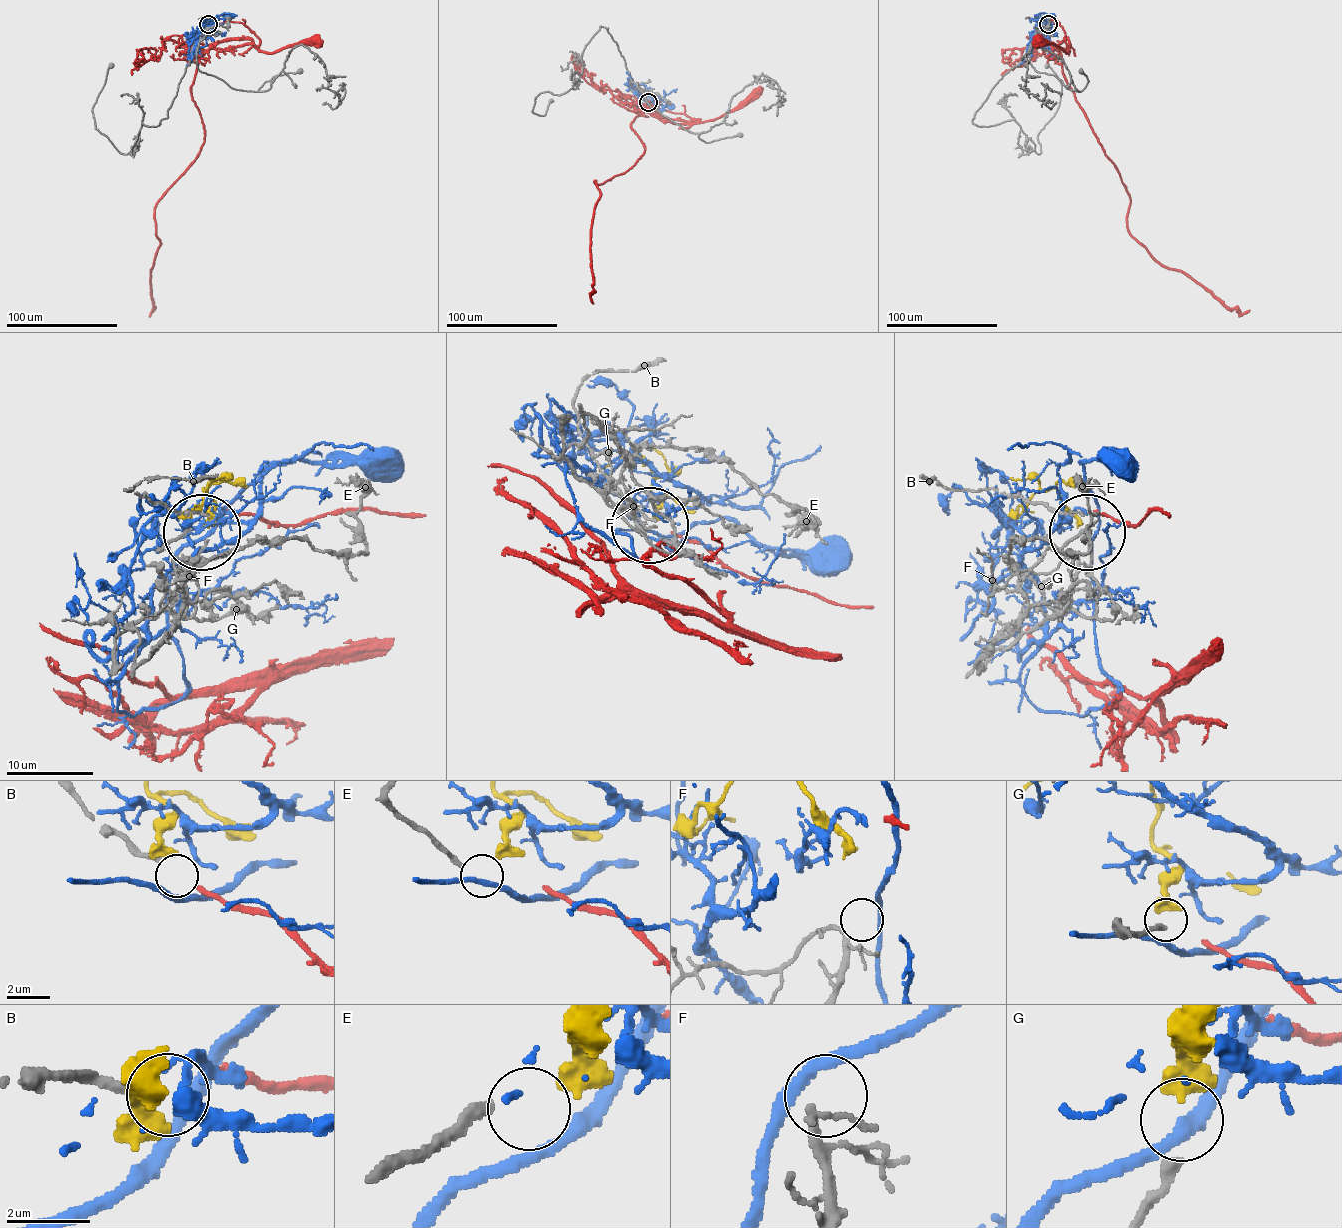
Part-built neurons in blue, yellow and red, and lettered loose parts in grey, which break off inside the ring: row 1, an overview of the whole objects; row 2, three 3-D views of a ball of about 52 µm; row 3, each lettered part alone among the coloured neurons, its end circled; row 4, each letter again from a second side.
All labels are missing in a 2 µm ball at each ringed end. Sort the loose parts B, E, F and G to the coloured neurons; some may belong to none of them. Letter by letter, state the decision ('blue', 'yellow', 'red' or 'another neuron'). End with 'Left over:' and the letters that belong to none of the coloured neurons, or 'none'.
B: red
E: another neuron
F: another neuron
G: yellow
Left over: E, F

